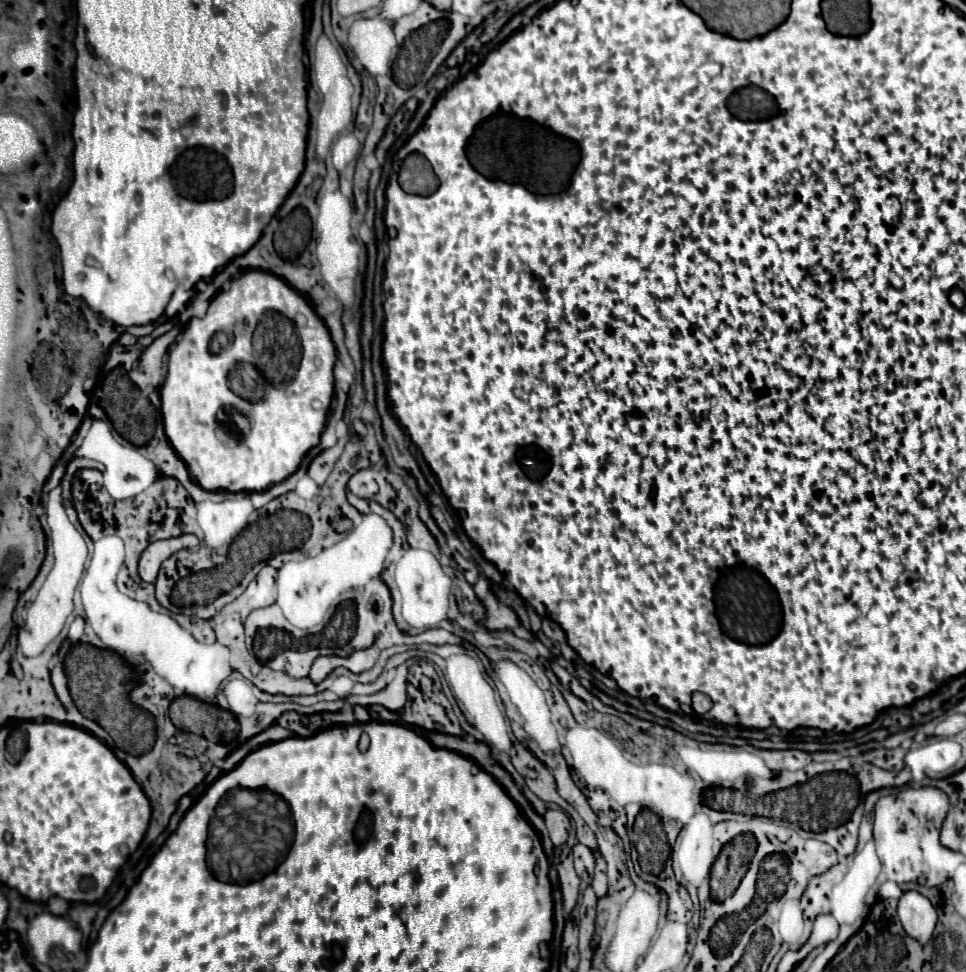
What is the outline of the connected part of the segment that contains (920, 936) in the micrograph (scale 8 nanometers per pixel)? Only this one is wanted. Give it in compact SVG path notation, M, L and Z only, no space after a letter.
M904 892L898 902L898 918L908 936L916 938L920 944L926 944L934 932L938 914L930 900L920 892Z

